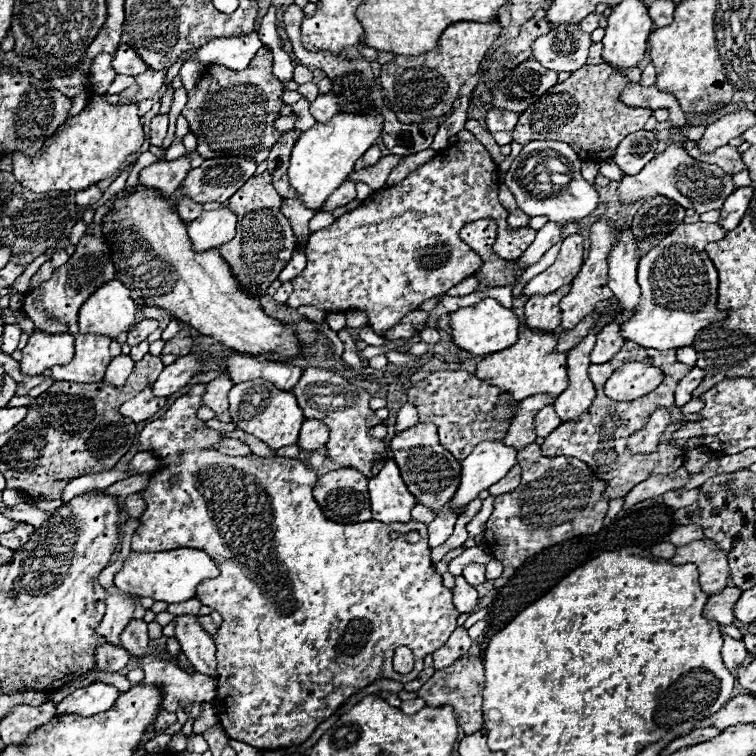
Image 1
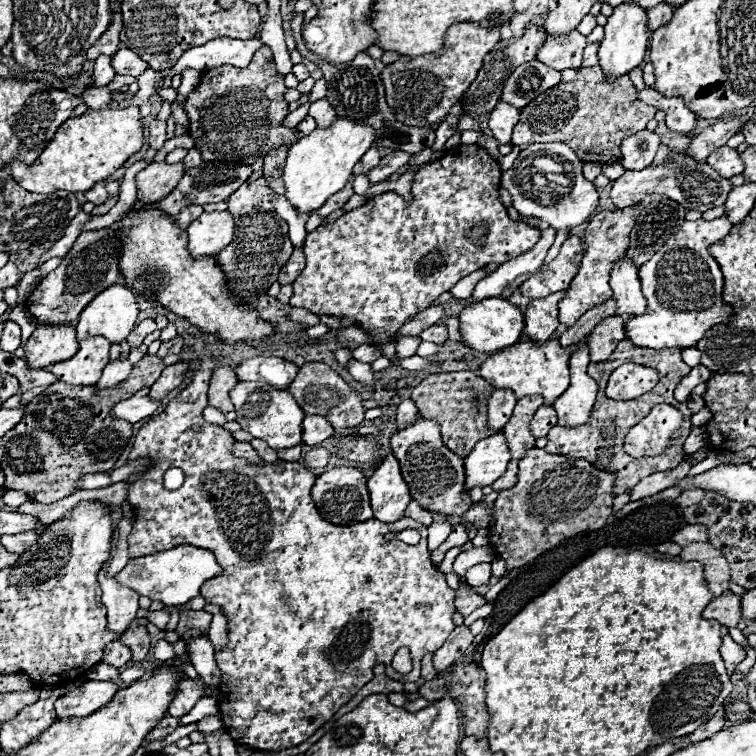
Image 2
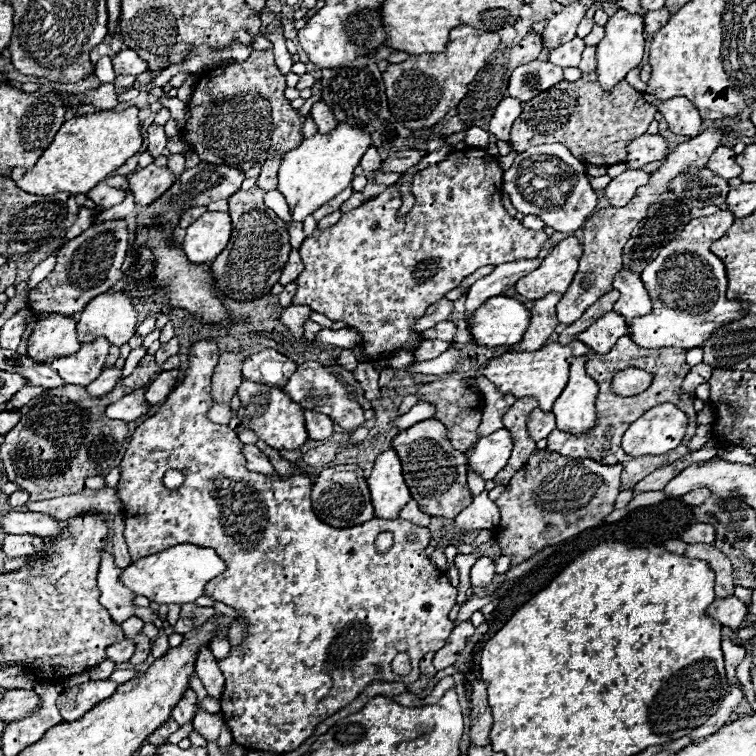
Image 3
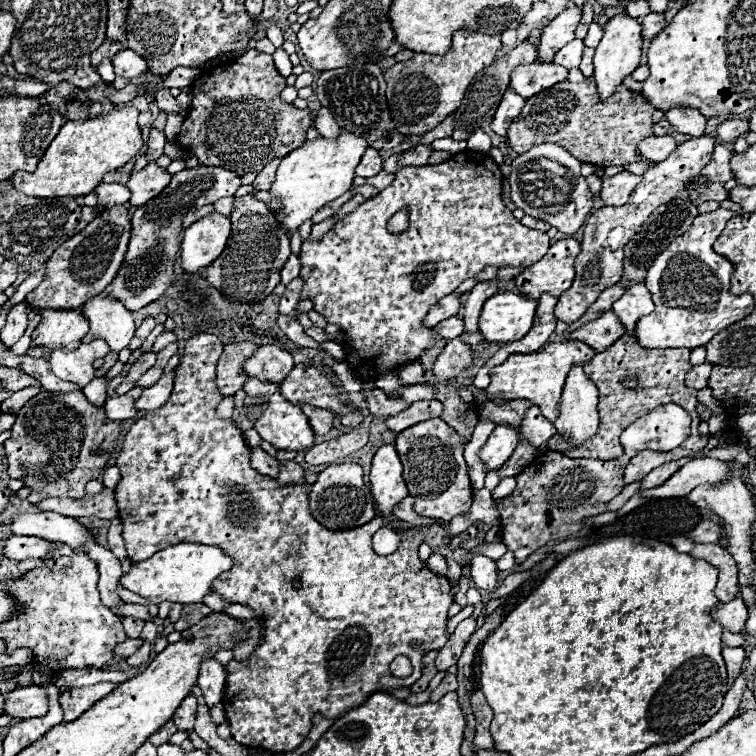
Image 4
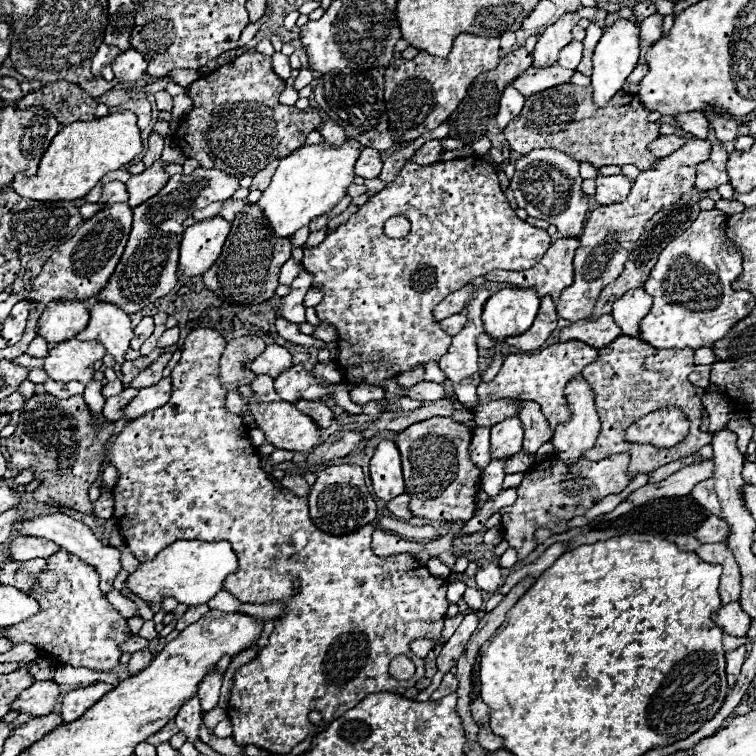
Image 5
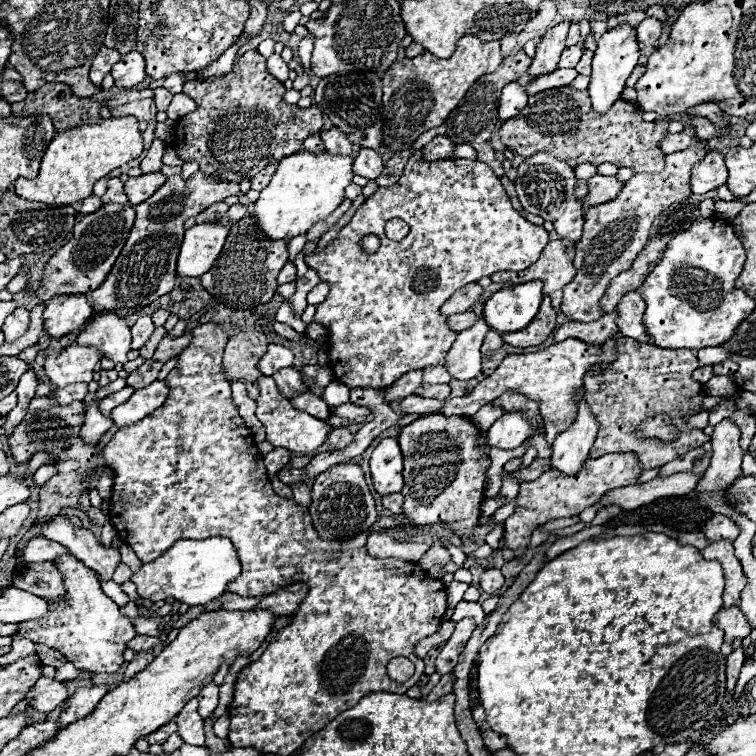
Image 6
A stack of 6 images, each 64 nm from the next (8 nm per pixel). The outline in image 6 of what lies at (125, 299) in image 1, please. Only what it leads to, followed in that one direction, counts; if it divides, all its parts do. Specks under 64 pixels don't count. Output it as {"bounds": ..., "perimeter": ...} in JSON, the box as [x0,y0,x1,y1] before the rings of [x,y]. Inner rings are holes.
{"bounds":[76,314,130,362],"perimeter":[[[94,314],[94,320],[88,324],[88,330],[76,338],[76,344],[96,348],[104,358],[114,362],[126,362],[130,338],[130,328],[124,318],[116,314]]]}

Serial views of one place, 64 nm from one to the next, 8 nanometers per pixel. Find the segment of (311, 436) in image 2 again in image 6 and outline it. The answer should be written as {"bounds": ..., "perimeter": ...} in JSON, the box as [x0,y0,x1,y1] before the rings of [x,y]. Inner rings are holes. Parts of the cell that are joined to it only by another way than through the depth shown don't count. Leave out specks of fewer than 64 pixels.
{"bounds":[292,390,330,420],"perimeter":[[[306,390],[306,392],[300,392],[292,398],[292,404],[302,410],[302,412],[308,412],[312,414],[314,418],[320,418],[320,420],[328,420],[330,418],[330,406],[320,398],[320,394],[316,394],[314,390]]]}

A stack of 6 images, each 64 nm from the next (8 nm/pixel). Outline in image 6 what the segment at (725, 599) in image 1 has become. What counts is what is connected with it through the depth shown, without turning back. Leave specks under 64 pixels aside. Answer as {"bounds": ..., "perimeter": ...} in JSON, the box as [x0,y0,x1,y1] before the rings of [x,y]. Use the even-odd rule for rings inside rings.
{"bounds":[714,606,752,642],"perimeter":[[[736,606],[720,610],[720,614],[716,614],[716,618],[714,618],[714,624],[726,632],[728,642],[732,642],[736,638],[746,638],[752,630],[752,626],[746,622],[744,614]]]}

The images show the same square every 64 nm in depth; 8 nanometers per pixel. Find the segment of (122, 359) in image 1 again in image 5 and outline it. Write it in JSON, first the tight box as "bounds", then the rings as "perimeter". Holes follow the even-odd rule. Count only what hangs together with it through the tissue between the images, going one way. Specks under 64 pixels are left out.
{"bounds":[84,380,104,418],"perimeter":[[[92,380],[90,384],[86,384],[86,392],[84,392],[84,400],[90,408],[90,414],[94,418],[102,416],[102,404],[104,404],[104,396],[102,396],[102,382]]]}

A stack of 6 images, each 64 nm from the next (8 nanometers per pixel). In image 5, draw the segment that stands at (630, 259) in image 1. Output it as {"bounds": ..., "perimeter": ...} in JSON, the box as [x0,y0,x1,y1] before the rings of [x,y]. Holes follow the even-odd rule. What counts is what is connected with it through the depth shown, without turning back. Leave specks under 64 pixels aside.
{"bounds":[612,288,652,338],"perimeter":[[[636,288],[628,290],[622,298],[616,300],[612,316],[616,324],[622,328],[622,334],[640,338],[640,320],[644,318],[644,314],[648,314],[650,308],[652,298],[648,298],[648,294],[644,294],[642,288]]]}

